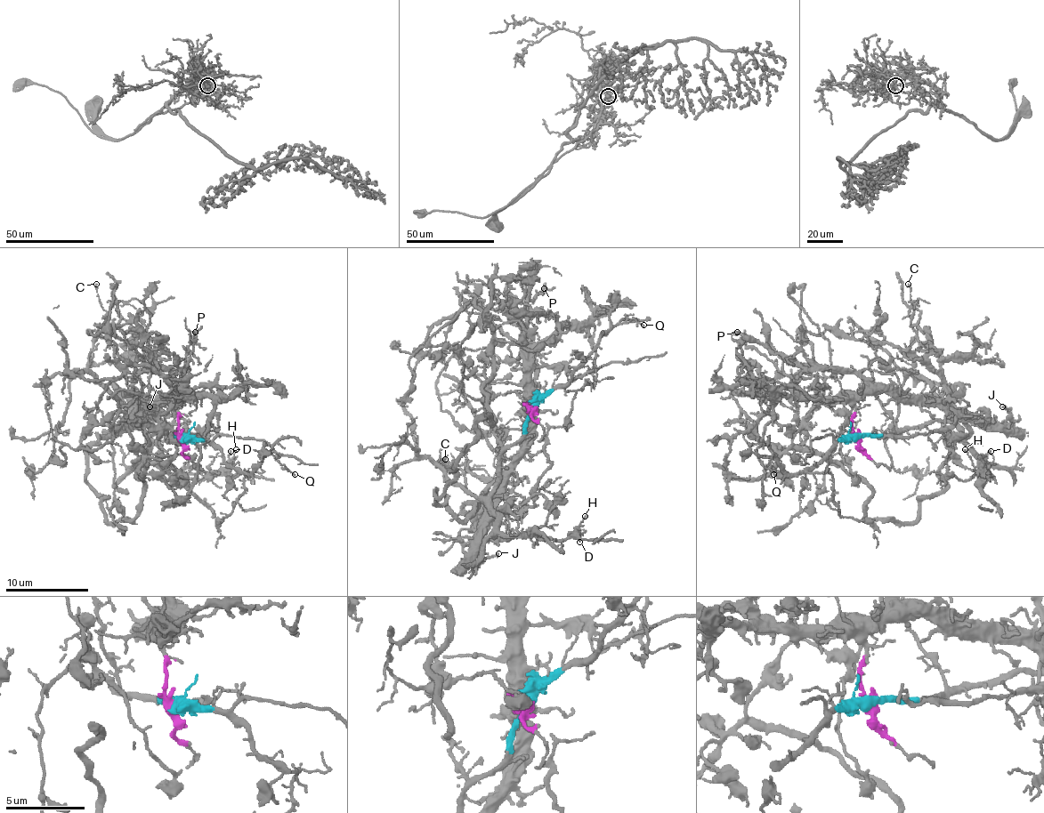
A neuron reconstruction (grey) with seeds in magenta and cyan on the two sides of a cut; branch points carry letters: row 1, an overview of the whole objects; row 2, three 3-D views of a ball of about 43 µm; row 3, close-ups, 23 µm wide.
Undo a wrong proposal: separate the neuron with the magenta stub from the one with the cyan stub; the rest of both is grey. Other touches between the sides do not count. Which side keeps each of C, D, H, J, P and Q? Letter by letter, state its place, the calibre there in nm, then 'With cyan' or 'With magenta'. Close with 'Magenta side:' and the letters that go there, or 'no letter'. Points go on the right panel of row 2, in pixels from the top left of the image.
C: Place: (908, 284). Thickness 130 nm. With cyan
D: Place: (991, 451). Thickness 100 nm. With cyan
H: Place: (965, 449). Thickness 120 nm. With cyan
J: Place: (1002, 406). Thickness 200 nm. With magenta
P: Place: (737, 332). Thickness 200 nm. With magenta
Q: Place: (773, 474). Thickness 70 nm. With cyan
Magenta side: J, P

